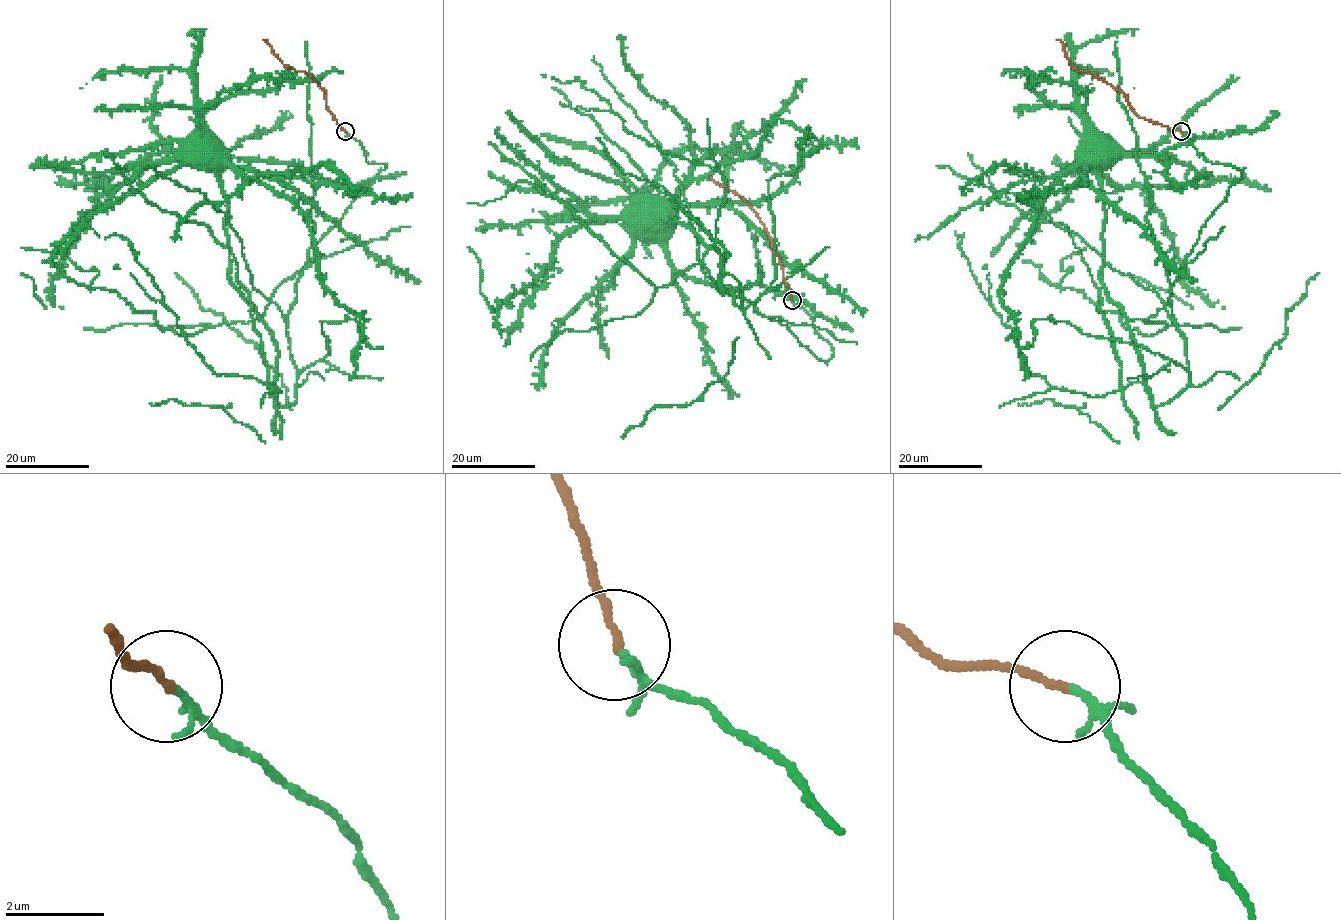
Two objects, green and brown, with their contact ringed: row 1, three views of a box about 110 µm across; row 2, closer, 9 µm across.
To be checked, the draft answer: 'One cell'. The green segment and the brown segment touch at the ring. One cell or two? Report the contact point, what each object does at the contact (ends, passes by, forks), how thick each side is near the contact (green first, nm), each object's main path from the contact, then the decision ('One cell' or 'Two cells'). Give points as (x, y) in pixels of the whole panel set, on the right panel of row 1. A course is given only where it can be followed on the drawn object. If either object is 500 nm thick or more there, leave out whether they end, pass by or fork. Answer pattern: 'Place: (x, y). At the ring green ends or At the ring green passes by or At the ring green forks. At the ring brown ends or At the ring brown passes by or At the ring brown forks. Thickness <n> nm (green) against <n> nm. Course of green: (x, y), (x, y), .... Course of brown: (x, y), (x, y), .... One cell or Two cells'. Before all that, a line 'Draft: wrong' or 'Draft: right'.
Draft: right
Place: (1181, 131). At the ring green forks. At the ring brown ends. Thickness 90 nm (green) against 150 nm. Course of green: (1182, 131), (1205, 159), (1241, 171), (1201, 229), (1171, 295), (1147, 319), (1128, 320), (1102, 282), (1098, 152). Course of brown: (1181, 131), (1140, 118), (1122, 91), (1072, 66), (1063, 49), (1064, 44), (1056, 39). One cell

